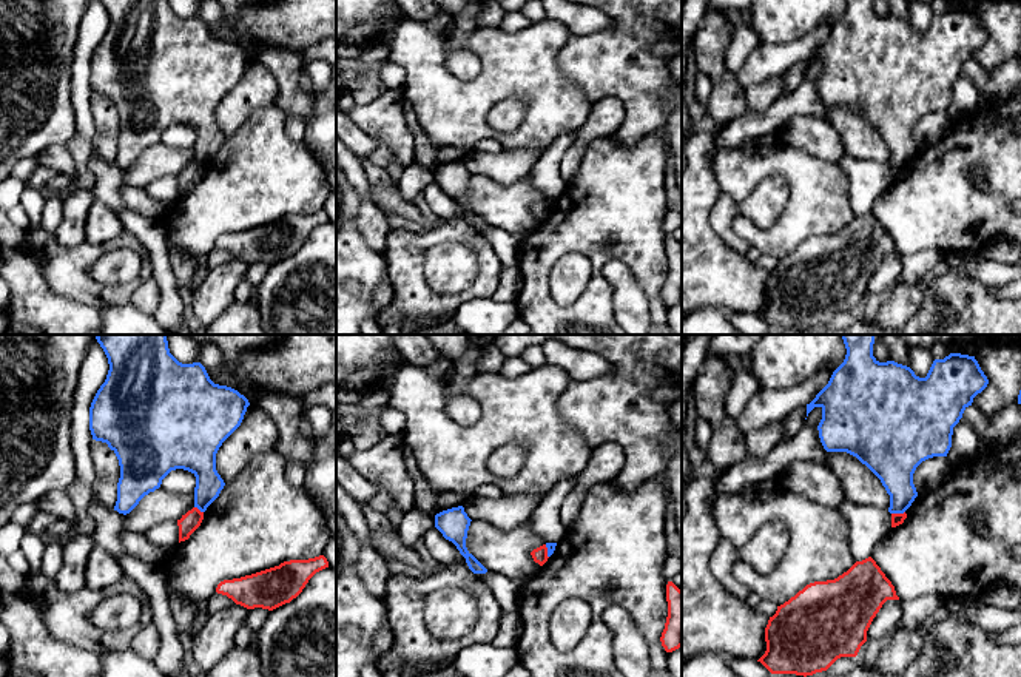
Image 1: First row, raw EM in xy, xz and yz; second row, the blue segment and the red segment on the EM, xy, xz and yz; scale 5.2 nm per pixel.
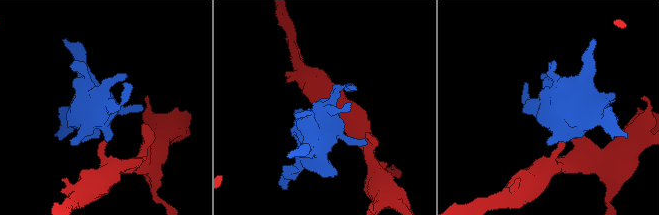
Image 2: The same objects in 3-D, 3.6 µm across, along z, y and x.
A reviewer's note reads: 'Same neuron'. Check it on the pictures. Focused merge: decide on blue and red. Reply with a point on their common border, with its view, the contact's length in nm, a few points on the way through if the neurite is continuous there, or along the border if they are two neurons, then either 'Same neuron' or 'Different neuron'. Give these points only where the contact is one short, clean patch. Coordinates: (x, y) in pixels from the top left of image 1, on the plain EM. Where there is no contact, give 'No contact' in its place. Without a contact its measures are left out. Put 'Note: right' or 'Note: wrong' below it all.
Touches blue at yz (898, 167). Shared border 70 nm. Boundary: yz (904, 165), (892, 168). Different neuron
Note: wrong

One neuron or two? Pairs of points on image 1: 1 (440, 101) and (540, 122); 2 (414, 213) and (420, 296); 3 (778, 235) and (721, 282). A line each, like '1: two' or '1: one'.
1: one
2: two
3: two

